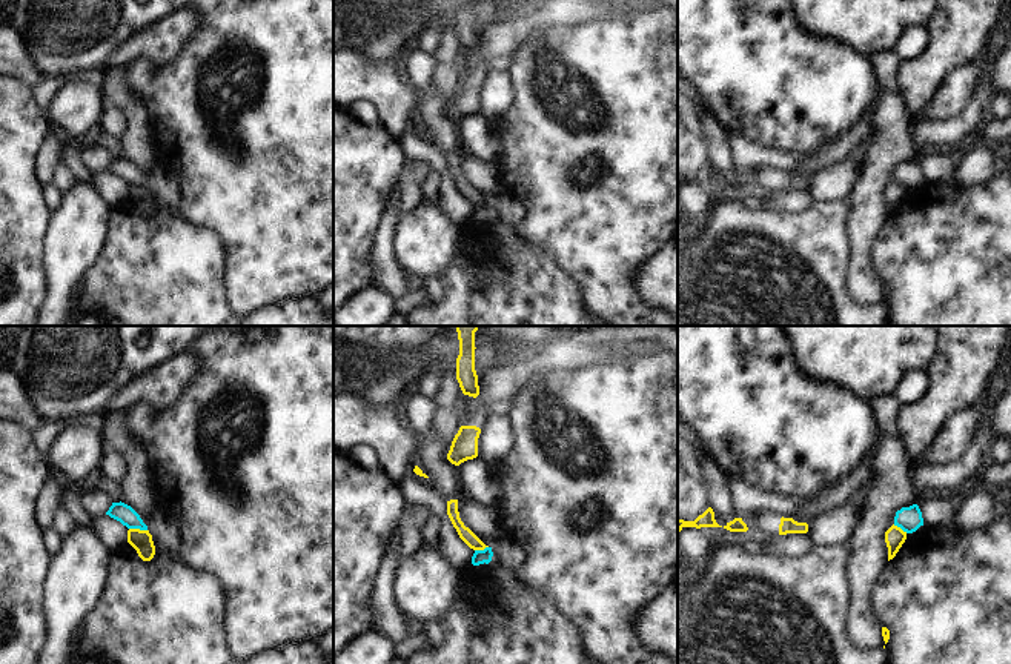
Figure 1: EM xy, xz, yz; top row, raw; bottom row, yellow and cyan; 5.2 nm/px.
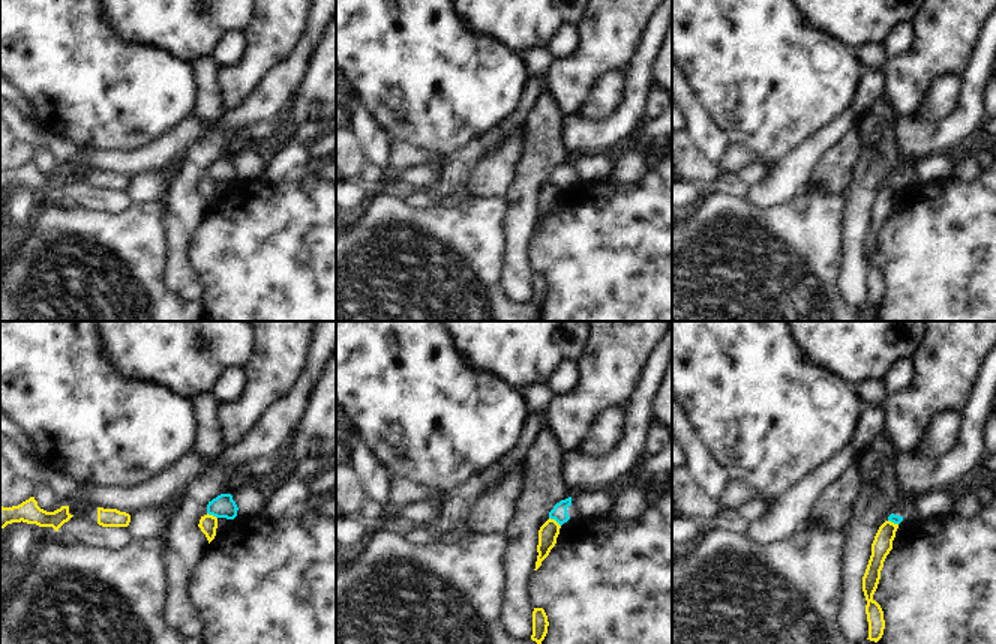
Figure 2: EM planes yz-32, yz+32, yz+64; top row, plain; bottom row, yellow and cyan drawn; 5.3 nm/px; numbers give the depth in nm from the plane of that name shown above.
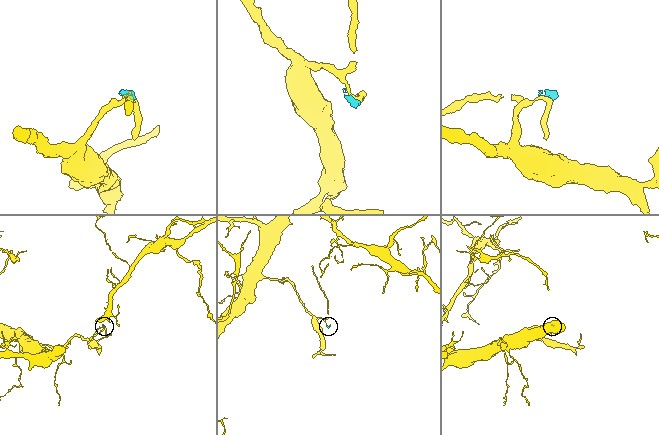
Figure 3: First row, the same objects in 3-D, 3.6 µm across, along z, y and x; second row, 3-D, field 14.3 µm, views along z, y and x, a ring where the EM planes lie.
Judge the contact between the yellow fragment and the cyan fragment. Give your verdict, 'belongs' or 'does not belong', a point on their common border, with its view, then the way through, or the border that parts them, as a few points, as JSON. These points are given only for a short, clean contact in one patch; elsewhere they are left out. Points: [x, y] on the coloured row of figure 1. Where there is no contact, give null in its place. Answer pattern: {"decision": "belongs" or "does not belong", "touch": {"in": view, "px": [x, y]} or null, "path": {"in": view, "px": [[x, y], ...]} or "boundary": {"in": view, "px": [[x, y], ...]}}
{"decision": "does not belong", "touch": {"in": "xy", "px": [139, 529]}, "boundary": {"in": "xy", "px": [[129, 527], [146, 531]]}}

